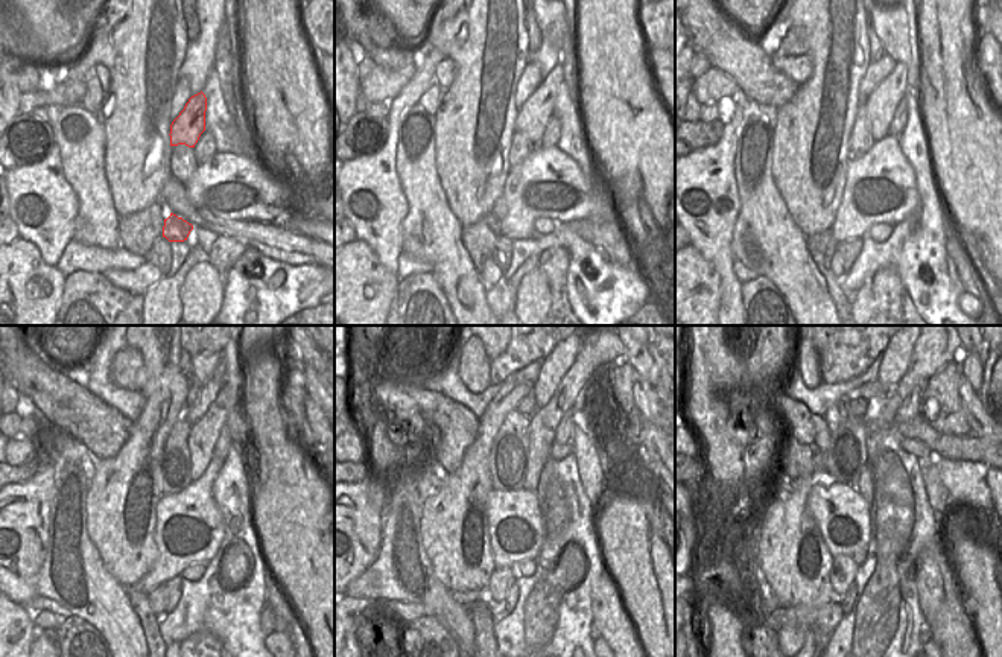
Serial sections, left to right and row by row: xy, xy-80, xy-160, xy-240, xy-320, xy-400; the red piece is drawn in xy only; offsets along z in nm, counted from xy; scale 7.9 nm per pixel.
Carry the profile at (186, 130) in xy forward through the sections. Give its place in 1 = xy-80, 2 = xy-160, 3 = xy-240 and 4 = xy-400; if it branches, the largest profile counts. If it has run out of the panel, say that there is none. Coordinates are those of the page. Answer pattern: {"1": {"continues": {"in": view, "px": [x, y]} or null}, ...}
{"1": {"continues": {"in": "xy-80", "px": [532, 117]}}, "2": {"continues": {"in": "xy-160", "px": [882, 102]}}, "3": {"continues": {"in": "xy-240", "px": [202, 435]}}, "4": {"continues": {"in": "xy-400", "px": [928, 356]}}}

